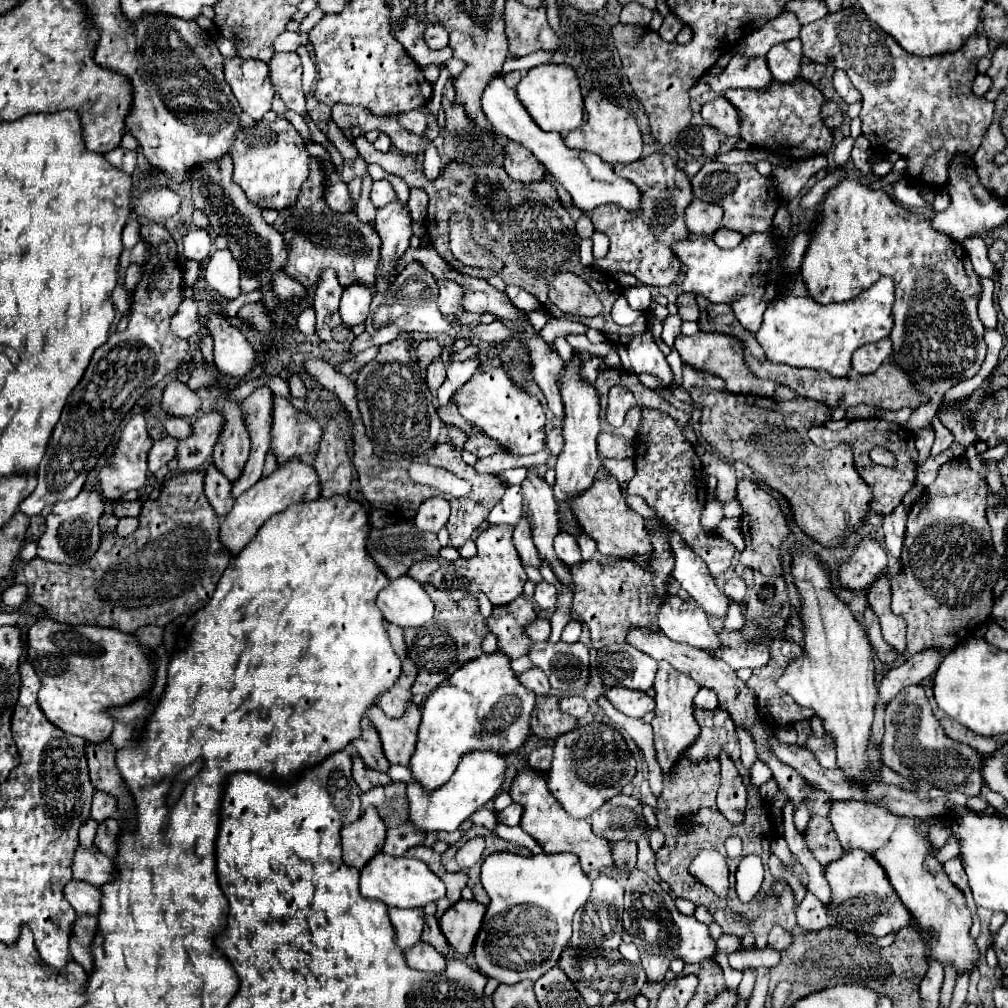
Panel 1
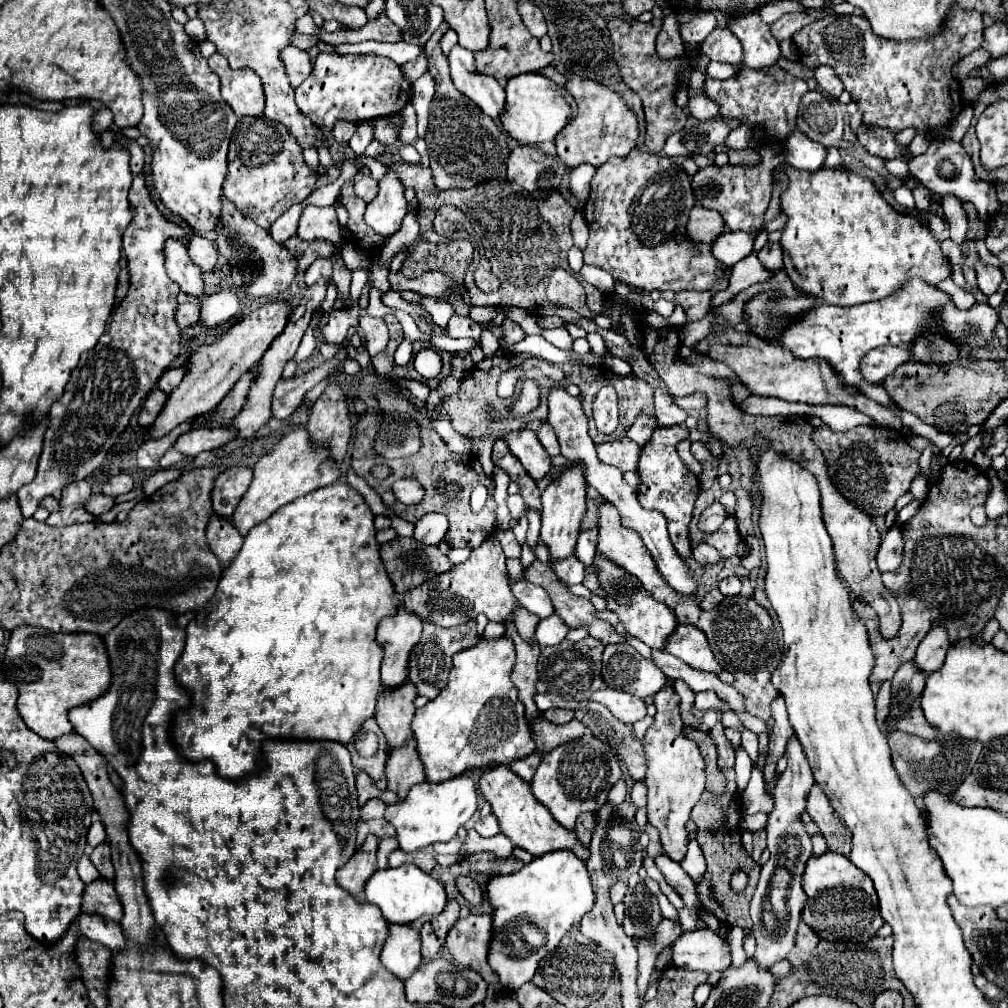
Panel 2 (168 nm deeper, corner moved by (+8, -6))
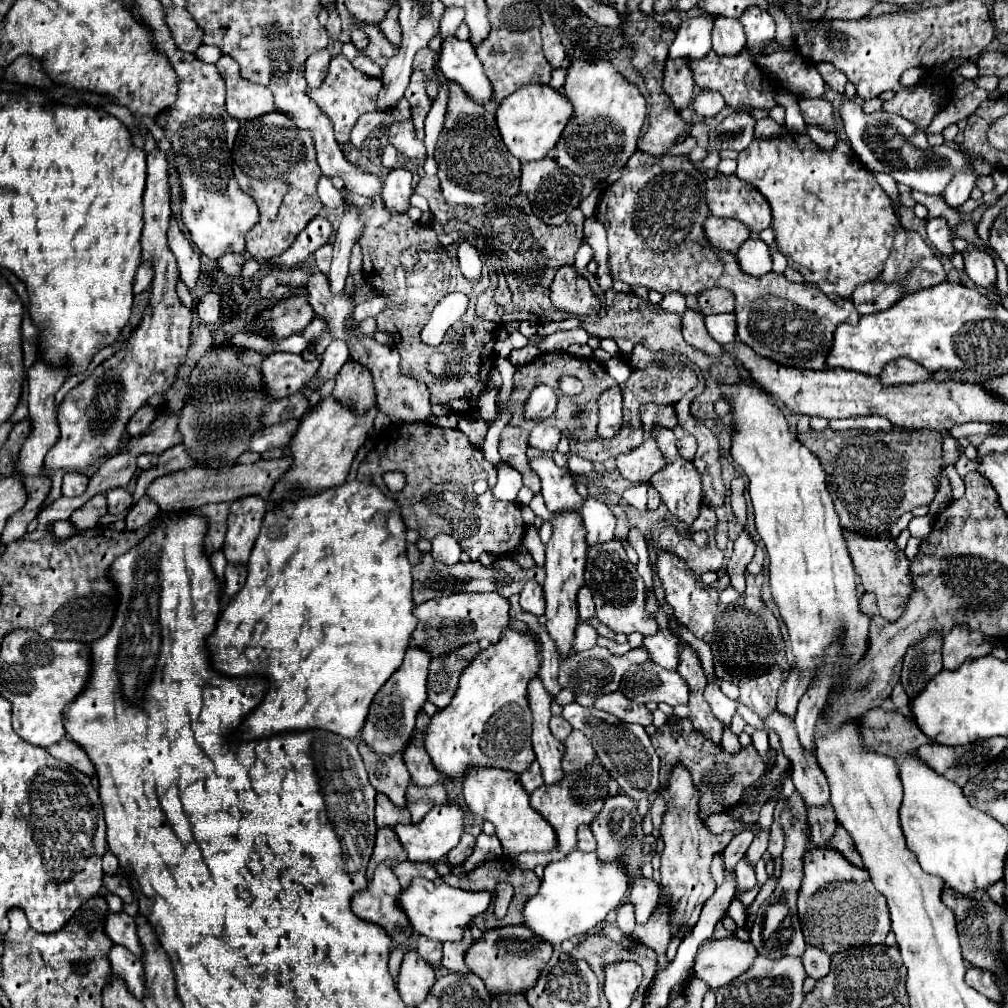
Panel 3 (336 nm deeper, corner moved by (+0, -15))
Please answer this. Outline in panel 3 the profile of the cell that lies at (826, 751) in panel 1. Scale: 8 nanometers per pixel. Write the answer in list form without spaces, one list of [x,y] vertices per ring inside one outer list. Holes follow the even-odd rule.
[[[719,681],[709,683],[705,687],[705,701],[711,705],[713,715],[721,721],[721,723],[731,723],[733,715],[735,715],[735,701],[731,701],[729,697],[725,697],[719,689]]]

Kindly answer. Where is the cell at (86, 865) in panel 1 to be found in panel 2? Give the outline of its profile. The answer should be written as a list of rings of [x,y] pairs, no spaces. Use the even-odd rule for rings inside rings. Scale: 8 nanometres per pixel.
[[[99,878],[93,884],[89,884],[83,894],[81,912],[83,914],[97,914],[101,918],[107,918],[107,920],[113,920],[119,924],[123,918],[123,906],[115,894],[113,882]]]

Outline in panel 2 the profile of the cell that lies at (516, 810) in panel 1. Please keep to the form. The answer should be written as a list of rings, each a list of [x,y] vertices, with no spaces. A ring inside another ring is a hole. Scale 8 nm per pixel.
[[[489,814],[487,818],[483,818],[483,820],[479,820],[479,822],[475,824],[475,830],[477,830],[483,838],[491,838],[491,836],[499,834],[499,824],[495,822],[495,816]]]

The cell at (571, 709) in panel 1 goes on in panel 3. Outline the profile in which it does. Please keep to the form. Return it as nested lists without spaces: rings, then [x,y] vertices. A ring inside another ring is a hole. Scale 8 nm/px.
[[[553,717],[551,723],[549,723],[553,735],[559,739],[559,741],[565,741],[565,737],[573,731],[573,727],[563,719],[563,717]]]

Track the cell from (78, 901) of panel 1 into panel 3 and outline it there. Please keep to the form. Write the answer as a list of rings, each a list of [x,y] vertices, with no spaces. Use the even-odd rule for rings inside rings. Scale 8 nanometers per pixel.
[[[113,945],[111,951],[109,951],[109,961],[111,961],[111,969],[115,975],[119,975],[129,991],[141,999],[143,997],[143,989],[145,989],[145,975],[143,975],[143,965],[141,961],[131,955],[125,947],[119,947],[119,945]]]

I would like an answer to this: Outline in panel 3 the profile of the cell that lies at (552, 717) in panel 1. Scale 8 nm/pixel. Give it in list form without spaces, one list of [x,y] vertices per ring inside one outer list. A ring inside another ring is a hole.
[[[571,731],[565,739],[565,753],[563,753],[563,771],[581,769],[595,759],[595,749],[591,741],[581,731]]]

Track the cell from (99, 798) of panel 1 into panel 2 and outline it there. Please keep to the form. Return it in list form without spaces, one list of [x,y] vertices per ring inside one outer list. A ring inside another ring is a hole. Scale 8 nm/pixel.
[[[93,822],[93,824],[91,824],[91,830],[89,830],[89,834],[87,834],[87,844],[89,844],[91,848],[95,848],[95,846],[103,844],[105,838],[107,838],[105,826],[103,826],[101,822]]]

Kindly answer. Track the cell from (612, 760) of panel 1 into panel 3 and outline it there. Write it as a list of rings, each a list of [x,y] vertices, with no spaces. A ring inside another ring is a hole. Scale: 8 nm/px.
[[[595,759],[591,767],[583,767],[583,771],[565,773],[559,783],[541,785],[531,793],[531,805],[553,825],[557,833],[557,851],[567,855],[575,849],[577,827],[583,823],[591,823],[591,819],[599,815],[599,807],[603,807],[603,795],[609,795],[609,781],[609,771],[601,767],[599,759]]]

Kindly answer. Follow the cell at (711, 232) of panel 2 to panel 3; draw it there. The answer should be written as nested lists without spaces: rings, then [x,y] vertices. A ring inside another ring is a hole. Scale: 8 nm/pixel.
[[[707,217],[703,223],[703,229],[711,247],[719,251],[729,251],[729,253],[735,253],[739,245],[751,237],[747,227],[735,219]]]

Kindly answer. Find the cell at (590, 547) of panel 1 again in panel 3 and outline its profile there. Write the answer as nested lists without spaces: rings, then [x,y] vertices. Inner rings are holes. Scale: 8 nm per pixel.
[[[587,499],[581,507],[583,523],[587,529],[587,541],[589,545],[609,541],[615,531],[615,517],[609,511],[609,507],[597,499]]]

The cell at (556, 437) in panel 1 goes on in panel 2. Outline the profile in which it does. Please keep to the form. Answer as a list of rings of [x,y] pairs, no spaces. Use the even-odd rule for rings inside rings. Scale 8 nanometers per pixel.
[[[549,422],[541,424],[535,434],[537,434],[539,442],[543,444],[543,448],[549,452],[549,456],[557,456],[559,454],[559,440],[557,440],[557,434],[555,434],[555,430],[553,430],[553,426]]]

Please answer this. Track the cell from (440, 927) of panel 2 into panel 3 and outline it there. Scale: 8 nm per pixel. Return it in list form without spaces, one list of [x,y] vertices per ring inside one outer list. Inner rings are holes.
[[[469,929],[463,933],[463,939],[459,943],[443,943],[443,961],[441,961],[443,967],[453,973],[469,973],[469,969],[465,967],[463,955],[471,943],[473,943],[473,937]]]

